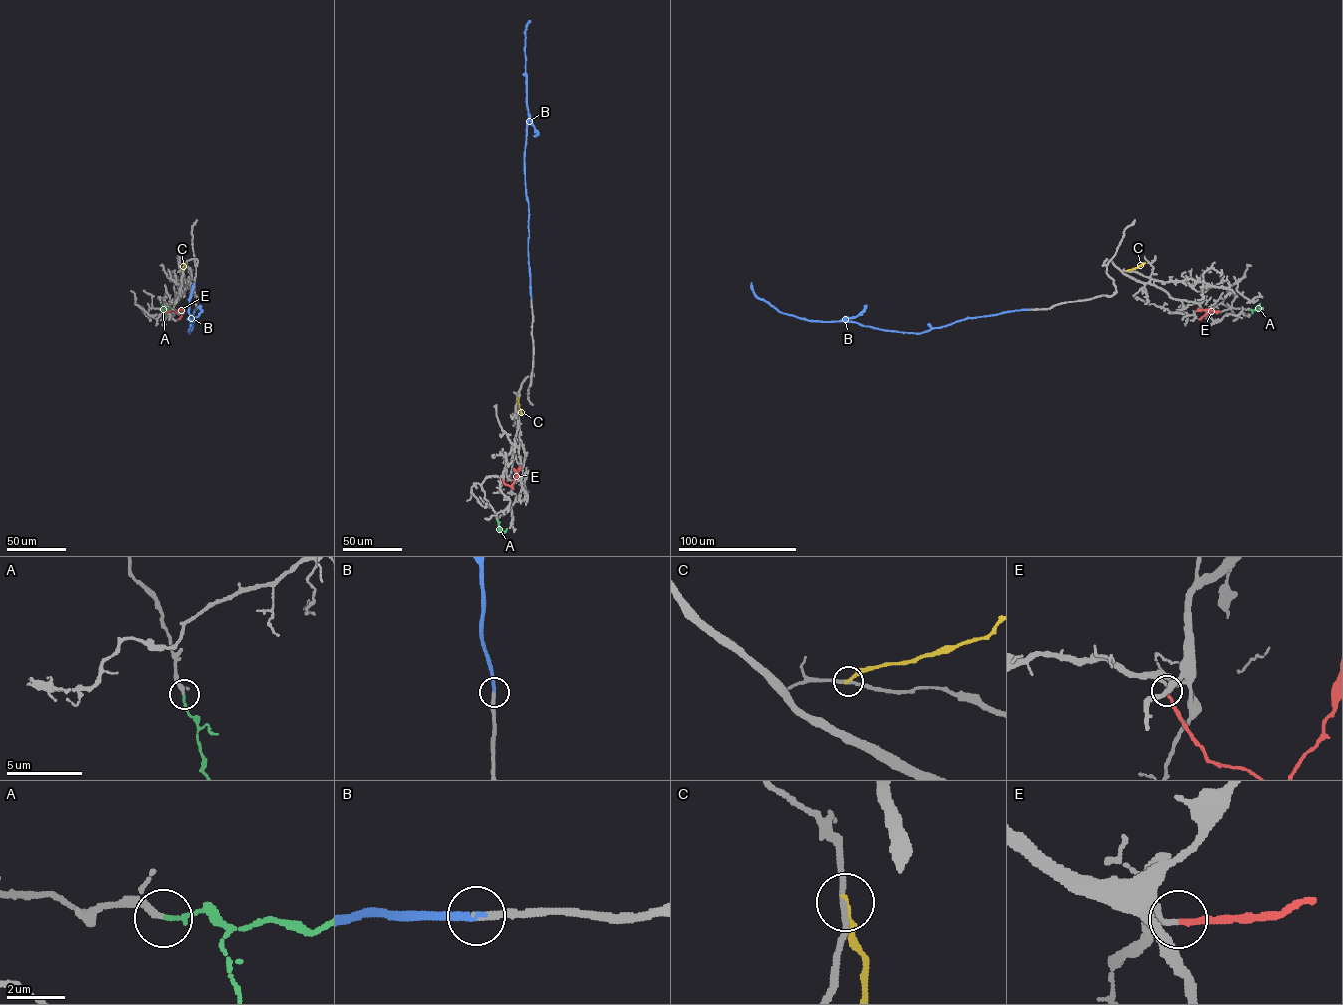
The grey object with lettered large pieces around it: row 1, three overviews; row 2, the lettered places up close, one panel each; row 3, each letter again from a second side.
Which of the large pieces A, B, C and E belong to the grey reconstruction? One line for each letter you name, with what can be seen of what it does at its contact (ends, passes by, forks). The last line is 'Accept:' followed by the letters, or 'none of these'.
A: It ends there
B: It ends there
E: It ends there
Accept: A, B, E

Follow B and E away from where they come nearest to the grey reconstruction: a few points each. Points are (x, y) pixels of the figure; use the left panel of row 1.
B: (195, 309), (189, 333), (193, 321), (189, 317), (189, 299), (194, 282)
E: (165, 312), (179, 309), (181, 316), (177, 319)

